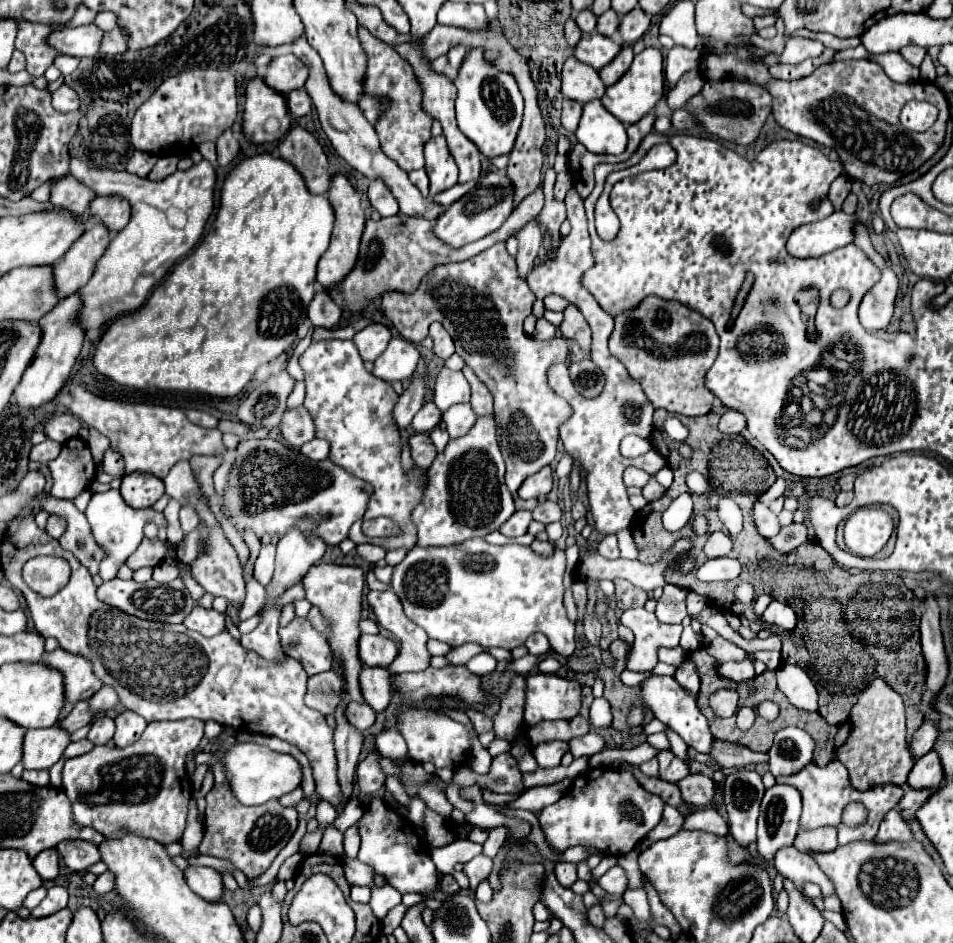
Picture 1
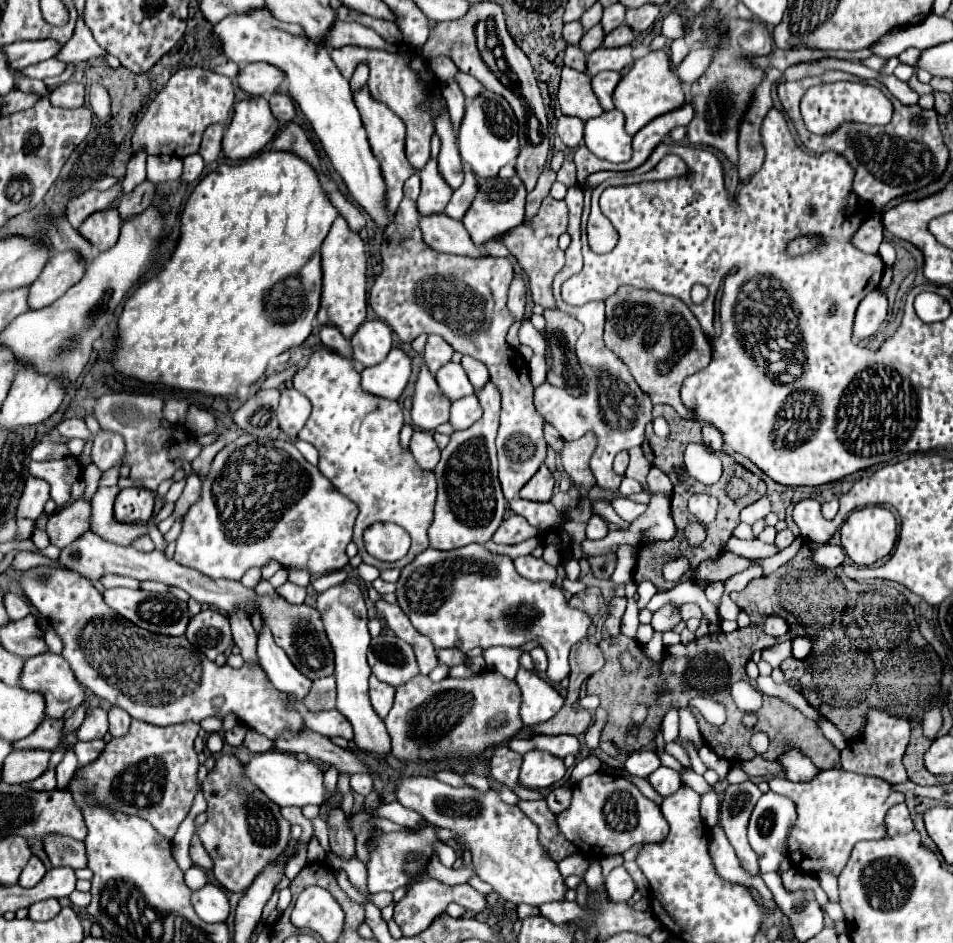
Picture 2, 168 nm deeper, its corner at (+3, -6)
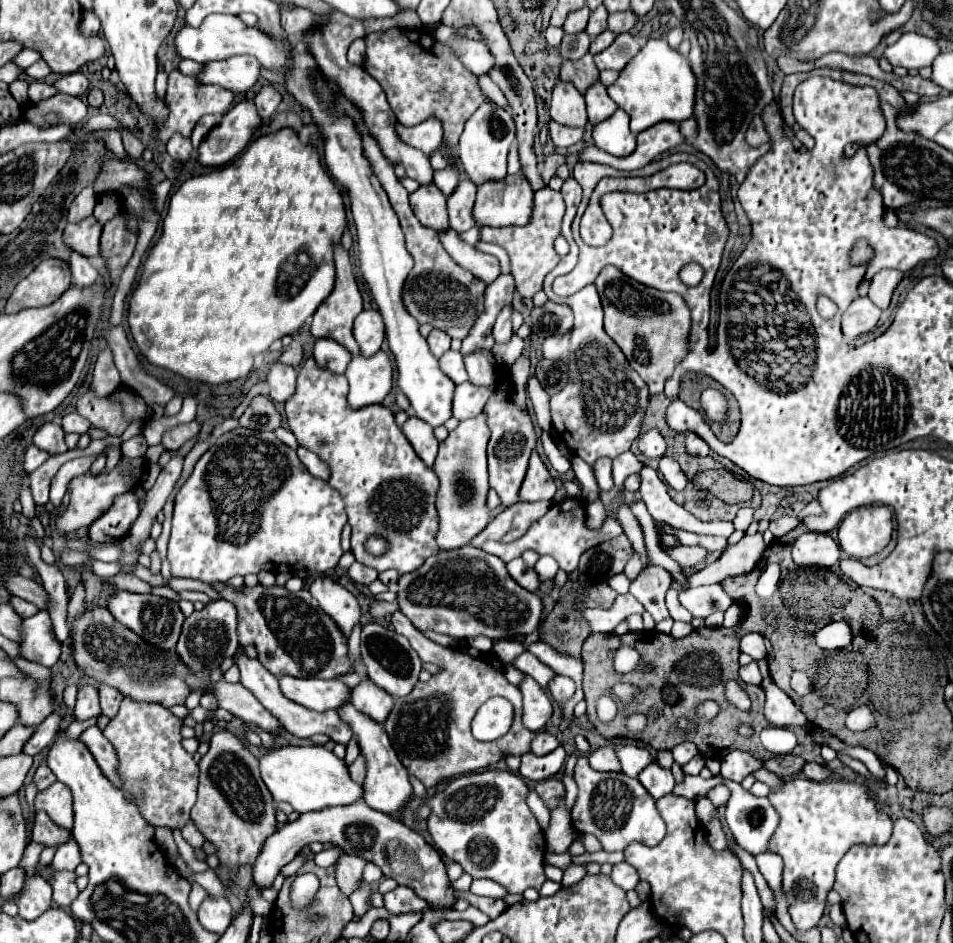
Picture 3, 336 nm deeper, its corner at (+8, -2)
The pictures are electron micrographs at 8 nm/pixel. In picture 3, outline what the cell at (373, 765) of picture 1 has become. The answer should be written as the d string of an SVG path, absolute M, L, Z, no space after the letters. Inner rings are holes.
M358 757L350 767L348 767L348 771L350 771L350 777L354 777L356 779L356 783L362 783L364 781L364 757Z

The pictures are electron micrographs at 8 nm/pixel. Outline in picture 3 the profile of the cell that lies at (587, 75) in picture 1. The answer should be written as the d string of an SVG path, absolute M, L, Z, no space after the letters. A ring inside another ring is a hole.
M558 81L554 91L552 91L550 117L554 121L558 121L560 125L584 127L588 123L584 95L572 83Z

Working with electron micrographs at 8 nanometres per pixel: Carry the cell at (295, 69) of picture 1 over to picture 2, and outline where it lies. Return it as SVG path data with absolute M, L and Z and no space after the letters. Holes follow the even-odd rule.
M249 63L239 69L235 81L245 93L259 97L279 91L279 87L283 85L283 75L279 75L279 71L275 71L275 67L271 67L269 63Z

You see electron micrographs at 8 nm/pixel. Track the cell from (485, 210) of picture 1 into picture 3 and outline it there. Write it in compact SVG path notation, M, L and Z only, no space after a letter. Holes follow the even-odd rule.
M522 173L478 185L472 219L478 227L524 225L530 219L534 189Z

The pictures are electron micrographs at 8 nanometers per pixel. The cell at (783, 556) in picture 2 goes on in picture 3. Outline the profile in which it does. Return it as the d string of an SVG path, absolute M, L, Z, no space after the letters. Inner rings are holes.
M720 583L696 587L696 589L684 589L680 591L680 603L700 619L706 619L714 611L726 611L732 605L732 599L726 595Z

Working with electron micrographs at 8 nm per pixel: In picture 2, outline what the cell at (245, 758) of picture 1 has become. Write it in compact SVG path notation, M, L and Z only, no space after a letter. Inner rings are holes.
M267 751L259 753L247 763L247 777L259 787L271 801L275 801L279 807L305 807L305 805L327 805L331 803L333 795L325 789L323 783L325 769L315 761L299 761L295 755L279 753L279 751Z

